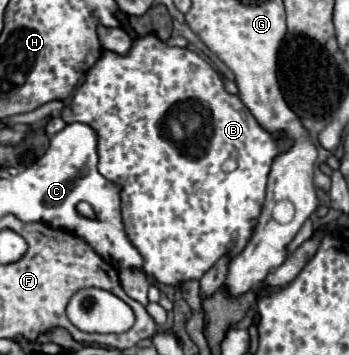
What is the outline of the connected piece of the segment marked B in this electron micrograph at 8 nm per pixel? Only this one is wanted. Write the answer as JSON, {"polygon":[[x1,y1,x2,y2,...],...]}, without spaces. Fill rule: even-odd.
{"polygon":[[142,36,138,40,134,40,132,50,126,56,114,54,104,50,100,60,94,64,94,68,90,68,86,72,86,80,84,84,80,84,80,88,74,90,72,98,68,100,64,112,62,112,64,122,84,122,88,126,92,126,98,132,98,172,110,180,122,186,122,218,124,218,124,228,126,234,130,238,130,242,140,250,140,254,144,256,144,272,148,276,152,276,156,282,160,284,170,284,170,286,178,286,182,282,188,280,200,280,224,254,232,252,238,254,246,242,252,236,252,230,256,226,256,218,260,216,260,208,264,202,264,190,266,190,266,176,270,172,270,164,274,160,274,156,286,146,286,142,280,142,278,136,268,134,250,114,250,110,242,104,242,100,238,96,232,96,226,92,222,78,218,76,218,72,206,62,202,60,196,52,188,50,188,48,172,48,162,44,162,40,158,40,156,36],[226,160,236,160,238,166,232,172,224,172,222,164]]}

